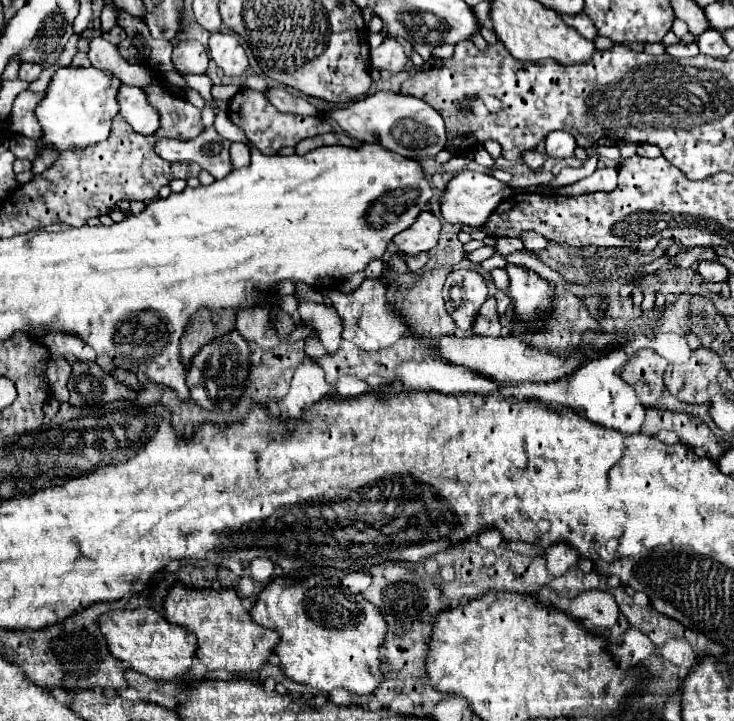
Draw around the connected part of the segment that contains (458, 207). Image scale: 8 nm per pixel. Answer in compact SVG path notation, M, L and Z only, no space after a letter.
M460 171L458 175L454 175L446 187L446 193L442 195L440 201L440 209L442 209L442 217L448 223L458 223L458 225L470 225L474 229L480 229L486 219L494 213L494 209L498 207L498 203L506 201L512 195L512 189L494 179L488 173L478 173L478 171Z

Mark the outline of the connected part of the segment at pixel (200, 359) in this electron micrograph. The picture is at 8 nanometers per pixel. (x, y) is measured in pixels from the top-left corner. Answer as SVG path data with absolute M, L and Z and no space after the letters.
M230 331L214 339L210 345L202 347L202 351L192 359L188 369L188 389L192 393L192 401L204 409L216 409L216 405L230 401L238 405L240 397L246 393L246 379L250 375L250 349L244 337L238 331Z

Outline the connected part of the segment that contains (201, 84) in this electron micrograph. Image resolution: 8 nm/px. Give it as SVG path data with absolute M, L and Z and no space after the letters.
M188 73L188 75L184 77L184 81L202 95L202 99L204 99L206 105L214 105L214 97L212 97L212 93L210 93L210 87L212 87L210 77L206 77L206 75L190 75L190 73Z

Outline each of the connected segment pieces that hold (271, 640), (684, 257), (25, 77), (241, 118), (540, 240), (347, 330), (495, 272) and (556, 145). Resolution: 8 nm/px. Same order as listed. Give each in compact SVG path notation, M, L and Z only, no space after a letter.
M176 581L164 597L164 617L196 635L196 657L208 667L208 671L256 671L266 663L272 647L278 643L276 631L260 627L250 619L234 589L194 589Z
M692 247L692 249L684 249L676 255L676 263L680 267L692 267L694 263L700 263L700 261L714 261L718 259L716 251L712 247Z
M22 63L20 65L20 75L18 75L18 79L22 79L22 81L36 81L38 79L38 75L40 75L40 71L42 71L42 67L38 67L36 63Z
M248 89L238 91L230 99L230 103L228 103L228 115L244 131L244 135L248 137L248 141L260 153L264 153L264 155L274 155L274 153L278 153L284 147L296 147L302 139L324 135L324 133L332 131L332 127L326 123L326 119L306 119L306 117L298 117L298 115L294 117L294 115L280 113L270 103L270 99L266 99L266 93L248 91Z
M526 233L526 237L522 237L522 243L528 251L544 251L550 245L548 239L544 239L542 235L534 235L534 233Z
M364 279L360 287L356 287L352 293L340 293L340 291L330 293L332 305L342 317L342 325L344 325L342 339L352 341L364 351L378 351L382 347L396 343L400 337L408 335L406 325L400 319L400 313L396 309L388 309L384 293L386 293L386 285L380 279Z
M495 268L490 271L490 275L492 275L492 279L494 279L496 288L502 290L510 298L507 292L509 279L506 270L504 268Z
M552 131L546 135L546 155L548 157L556 157L556 159L564 159L570 157L576 149L576 141L570 133L566 131Z

